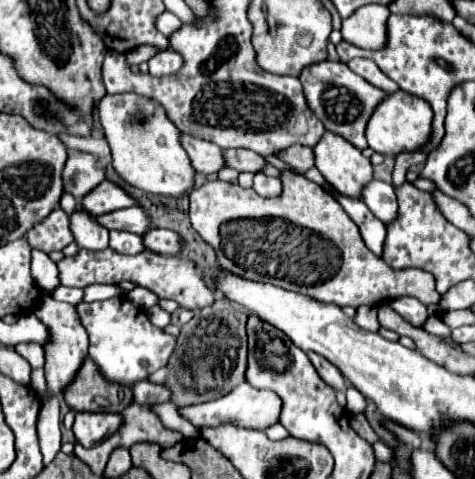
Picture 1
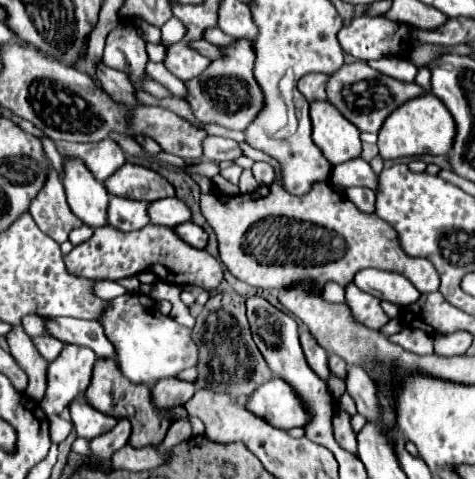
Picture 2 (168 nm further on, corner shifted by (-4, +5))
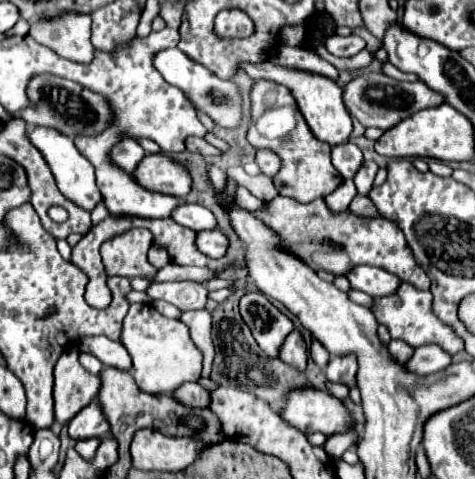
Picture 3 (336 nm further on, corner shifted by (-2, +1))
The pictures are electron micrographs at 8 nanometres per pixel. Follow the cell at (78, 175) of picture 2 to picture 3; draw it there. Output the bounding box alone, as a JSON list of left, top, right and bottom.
[29,126,103,212]

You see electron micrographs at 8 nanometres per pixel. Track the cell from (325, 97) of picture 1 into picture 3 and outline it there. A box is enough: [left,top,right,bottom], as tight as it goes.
[343,72,443,130]

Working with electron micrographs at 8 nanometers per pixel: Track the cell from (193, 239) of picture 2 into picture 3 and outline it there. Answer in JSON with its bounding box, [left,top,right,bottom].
[195,230,227,258]

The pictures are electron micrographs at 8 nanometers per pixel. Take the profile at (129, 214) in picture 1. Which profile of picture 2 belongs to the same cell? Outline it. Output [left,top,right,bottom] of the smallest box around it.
[149,198,191,228]

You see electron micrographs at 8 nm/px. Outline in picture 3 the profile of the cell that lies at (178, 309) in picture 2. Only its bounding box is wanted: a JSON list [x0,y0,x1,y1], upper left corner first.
[181,310,213,378]

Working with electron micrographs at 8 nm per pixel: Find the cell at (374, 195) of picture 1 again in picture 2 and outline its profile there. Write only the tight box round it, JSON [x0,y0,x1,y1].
[331,158,377,188]

